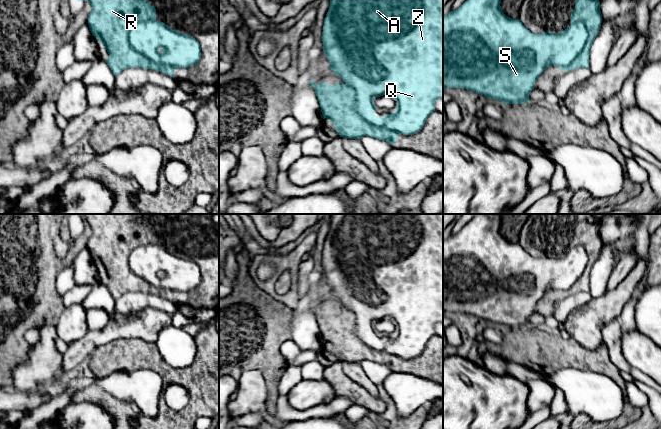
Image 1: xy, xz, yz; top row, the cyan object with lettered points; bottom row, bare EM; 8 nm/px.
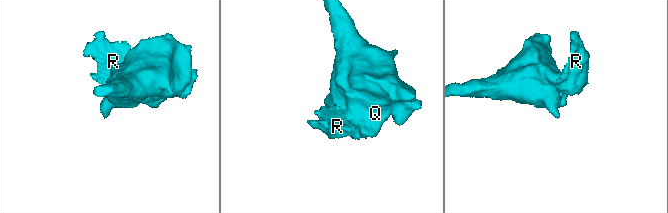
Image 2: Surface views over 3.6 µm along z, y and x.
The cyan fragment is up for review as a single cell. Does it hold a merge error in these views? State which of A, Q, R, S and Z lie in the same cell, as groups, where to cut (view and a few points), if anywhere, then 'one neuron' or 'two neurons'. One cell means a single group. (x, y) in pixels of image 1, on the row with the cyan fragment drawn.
A Q S Z / R; cut in xy along (135, 23), (128, 35), (129, 44), (153, 62), (174, 67); two neurons

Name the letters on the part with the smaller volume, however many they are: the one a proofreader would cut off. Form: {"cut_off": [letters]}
{"cut_off": ["R"]}

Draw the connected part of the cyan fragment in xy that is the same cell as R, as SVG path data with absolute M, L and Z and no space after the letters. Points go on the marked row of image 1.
M87 0L92 11L88 18L88 25L92 35L104 44L109 54L105 59L116 76L126 68L154 69L168 76L174 77L174 67L153 63L145 56L135 51L129 43L128 35L131 28L139 22L156 20L156 9L147 0Z

